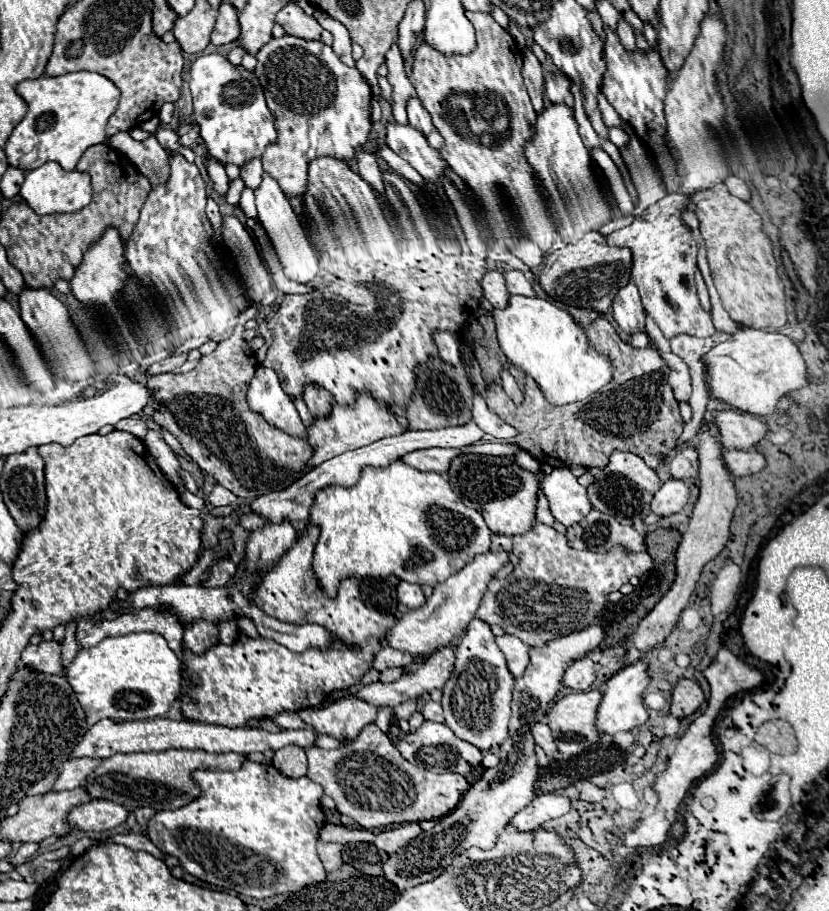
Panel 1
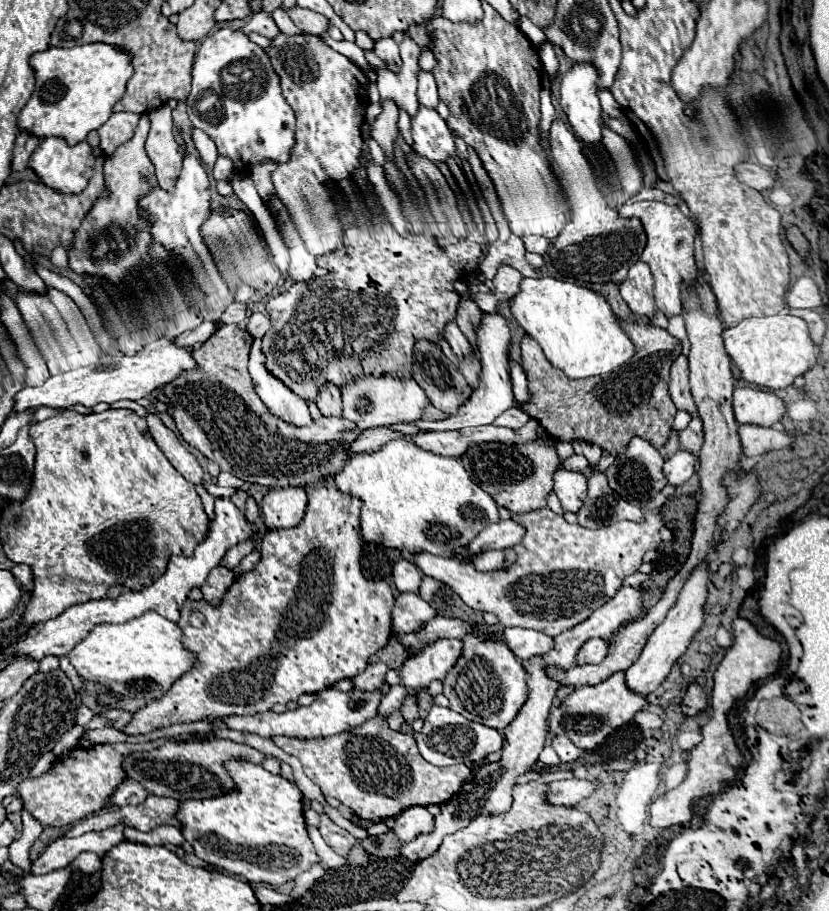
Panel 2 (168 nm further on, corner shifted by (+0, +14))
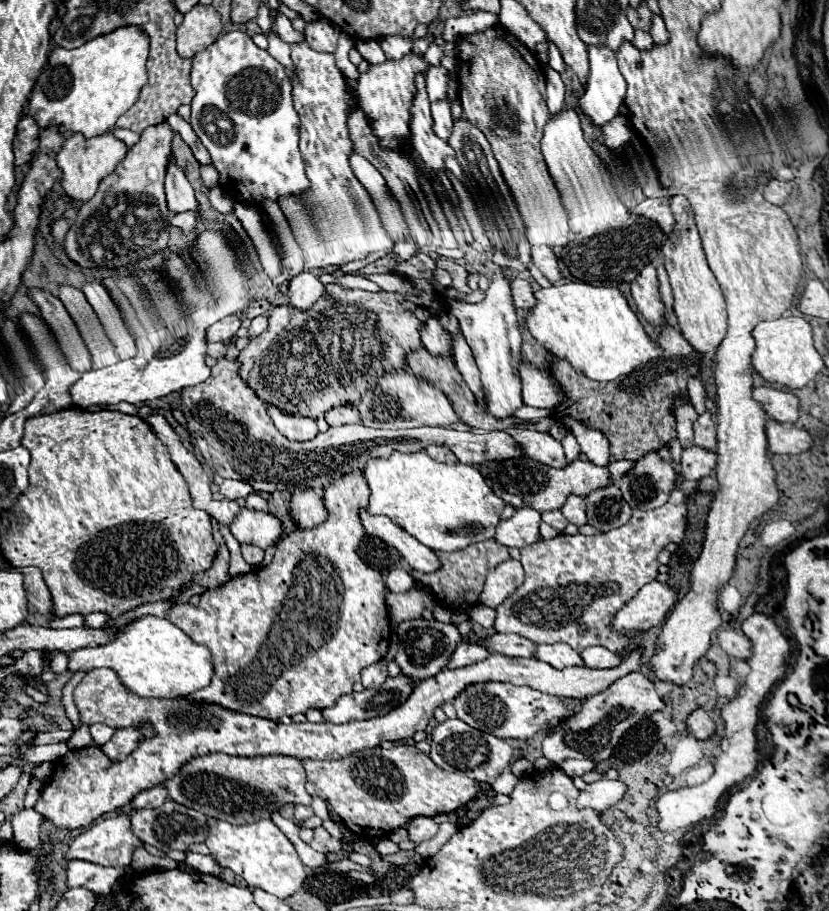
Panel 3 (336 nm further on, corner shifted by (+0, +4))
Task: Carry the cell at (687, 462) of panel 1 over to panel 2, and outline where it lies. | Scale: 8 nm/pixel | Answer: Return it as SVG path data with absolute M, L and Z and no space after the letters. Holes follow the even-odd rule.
M694 416L694 420L684 430L680 430L680 446L682 446L682 450L696 456L700 452L700 448L702 448L702 442L704 442L702 422L700 422L698 416Z

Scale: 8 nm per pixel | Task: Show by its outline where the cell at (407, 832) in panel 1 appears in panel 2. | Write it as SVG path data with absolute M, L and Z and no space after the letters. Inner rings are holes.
M410 806L394 818L394 834L400 842L410 842L418 834L430 832L434 828L434 818L424 806Z

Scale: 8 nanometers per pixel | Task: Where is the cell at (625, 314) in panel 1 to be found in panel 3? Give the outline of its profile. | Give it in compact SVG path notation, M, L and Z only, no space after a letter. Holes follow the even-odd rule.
M652 264L644 266L642 272L632 282L632 298L636 302L638 312L654 326L664 322L664 302L658 292L656 268Z

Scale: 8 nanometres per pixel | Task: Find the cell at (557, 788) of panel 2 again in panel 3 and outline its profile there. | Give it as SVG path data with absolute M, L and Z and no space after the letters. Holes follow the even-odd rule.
M600 780L596 784L588 784L586 790L578 796L578 808L594 808L604 812L606 808L618 804L628 794L628 786L620 780Z

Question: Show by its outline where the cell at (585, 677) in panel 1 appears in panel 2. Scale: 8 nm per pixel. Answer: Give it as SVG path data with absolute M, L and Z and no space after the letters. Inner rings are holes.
M590 638L576 656L576 664L584 666L584 664L600 664L606 656L608 650L608 642L604 642L602 638Z

